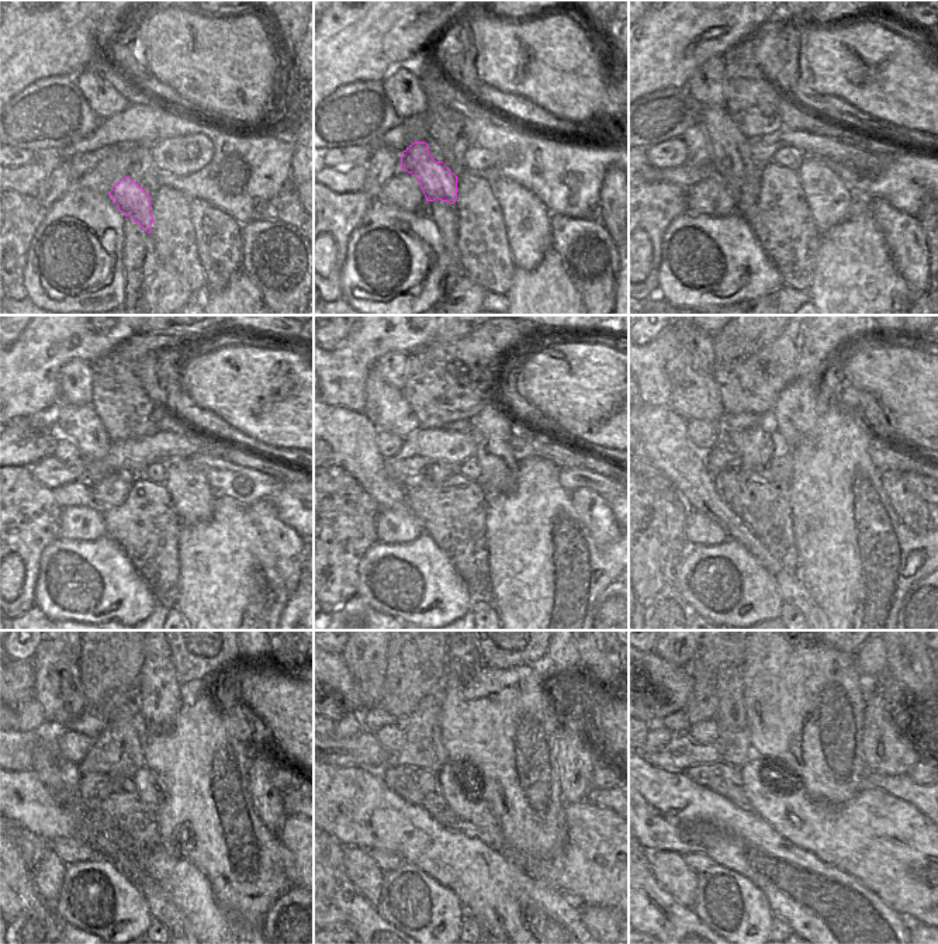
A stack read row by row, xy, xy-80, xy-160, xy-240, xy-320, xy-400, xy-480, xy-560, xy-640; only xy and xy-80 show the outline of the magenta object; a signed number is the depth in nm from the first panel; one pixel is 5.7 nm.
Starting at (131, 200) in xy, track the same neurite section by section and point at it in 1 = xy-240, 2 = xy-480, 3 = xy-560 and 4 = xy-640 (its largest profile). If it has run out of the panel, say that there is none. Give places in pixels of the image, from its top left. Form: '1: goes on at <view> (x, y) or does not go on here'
1: goes on at xy-240 (80, 425)
2: goes on at xy-480 (58, 688)
3: goes on at xy-560 (366, 659)
4: goes on at xy-640 (684, 659)

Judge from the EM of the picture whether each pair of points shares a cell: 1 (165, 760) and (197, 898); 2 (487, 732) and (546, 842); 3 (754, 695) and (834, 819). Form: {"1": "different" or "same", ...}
{"1": "different", "2": "same", "3": "different"}

